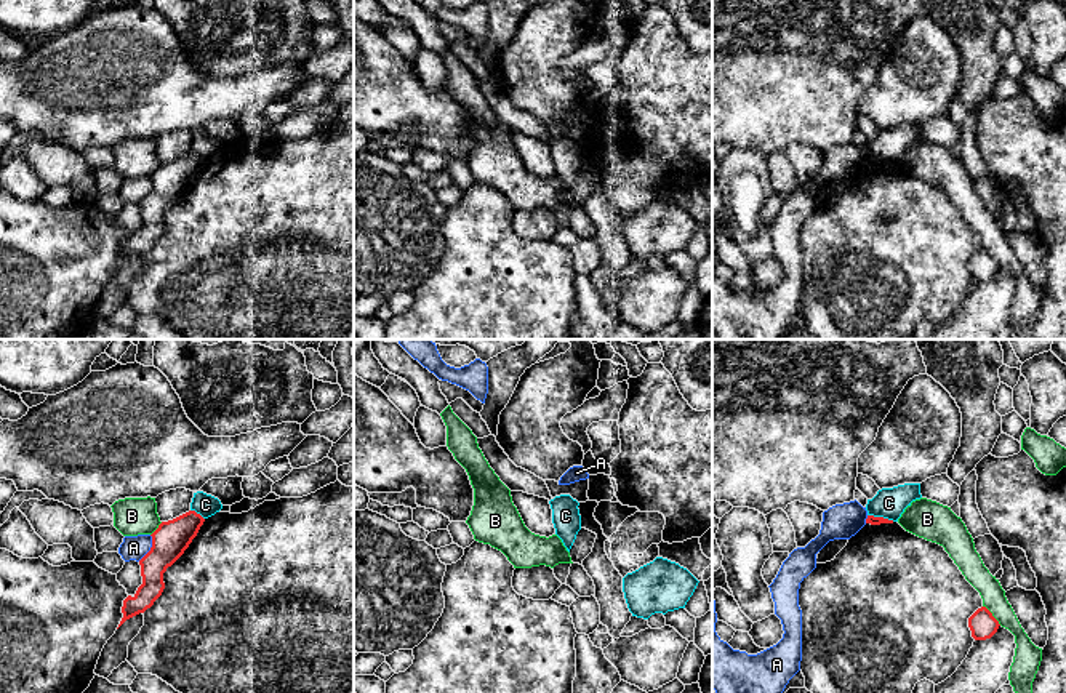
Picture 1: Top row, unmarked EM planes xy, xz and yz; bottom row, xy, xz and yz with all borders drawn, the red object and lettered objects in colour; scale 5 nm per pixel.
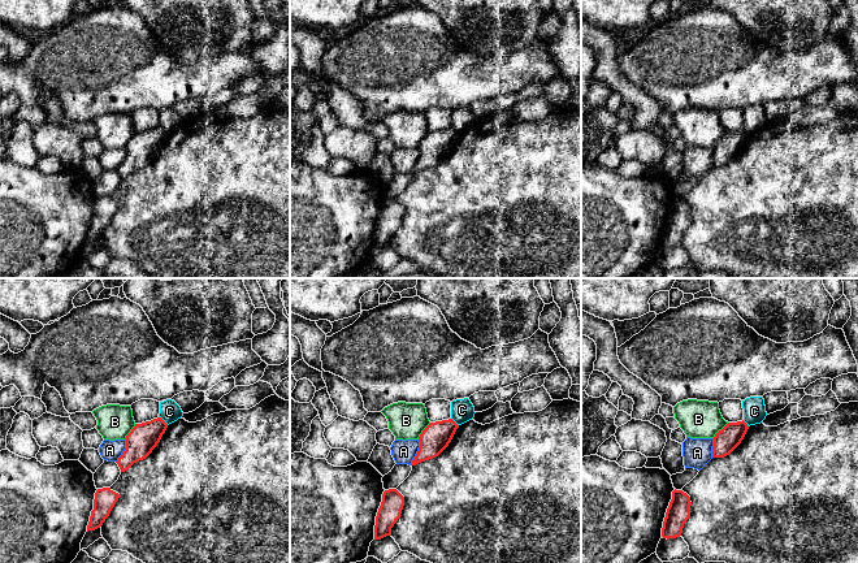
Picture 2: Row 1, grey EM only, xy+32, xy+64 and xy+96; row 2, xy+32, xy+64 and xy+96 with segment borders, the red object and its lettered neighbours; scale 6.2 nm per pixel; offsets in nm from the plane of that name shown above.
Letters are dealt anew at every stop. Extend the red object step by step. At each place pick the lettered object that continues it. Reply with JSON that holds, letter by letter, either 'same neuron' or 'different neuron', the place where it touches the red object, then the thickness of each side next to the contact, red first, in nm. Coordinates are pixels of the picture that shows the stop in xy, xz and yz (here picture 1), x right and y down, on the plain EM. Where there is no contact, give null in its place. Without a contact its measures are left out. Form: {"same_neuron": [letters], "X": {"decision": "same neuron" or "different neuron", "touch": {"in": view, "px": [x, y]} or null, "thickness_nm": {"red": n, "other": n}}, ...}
{"same_neuron": [], "A": {"decision": "different neuron", "touch": {"in": "xy", "px": [151, 189]}, "thickness_nm": {"red": 180, "other": 130}}, "B": {"decision": "different neuron", "touch": {"in": "yz", "px": [991, 256]}, "thickness_nm": {"red": 140, "other": 120}}, "C": {"decision": "different neuron", "touch": {"in": "yz", "px": [881, 159]}, "thickness_nm": {"red": 50, "other": 160}}}

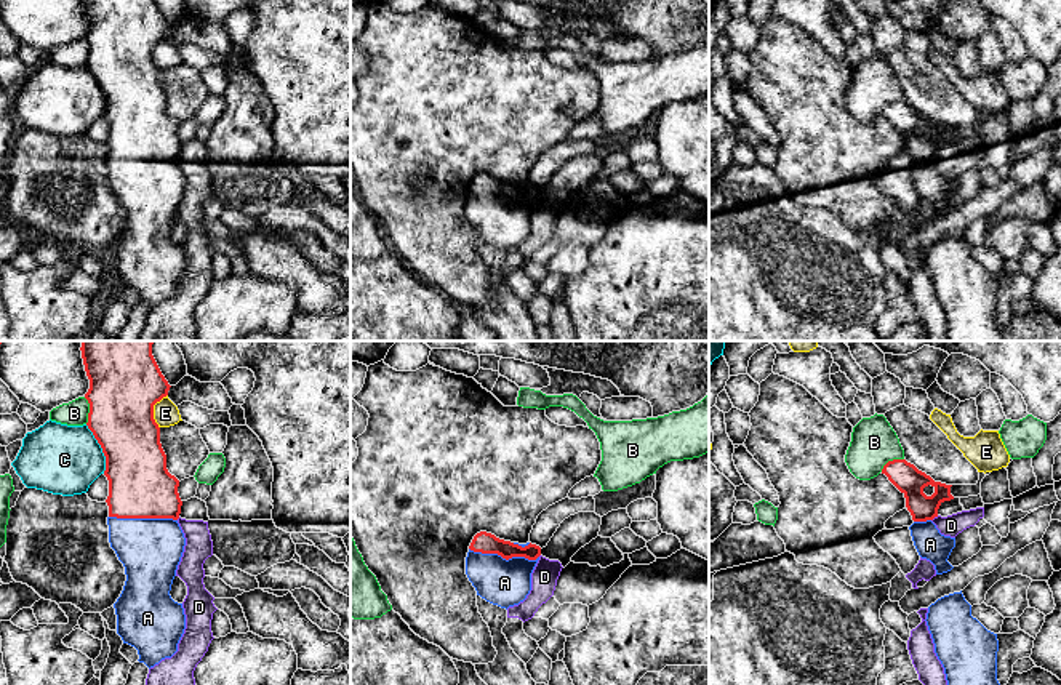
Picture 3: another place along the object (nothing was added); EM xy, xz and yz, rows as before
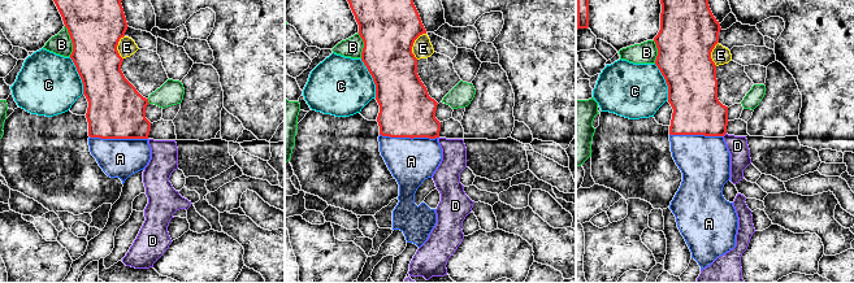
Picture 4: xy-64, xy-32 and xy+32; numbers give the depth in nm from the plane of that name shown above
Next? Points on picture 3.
{"same_neuron": ["A"], "A": {"decision": "same neuron", "touch": {"in": "xz", "px": [504, 199]}, "thickness_nm": {"red": 110, "other": 240}}, "B": {"decision": "different neuron", "touch": {"in": "xy", "px": [90, 52]}, "thickness_nm": {"red": 340, "other": 130}}, "C": {"decision": "different neuron", "touch": {"in": "xy", "px": [101, 88]}, "thickness_nm": {"red": 320, "other": 360}}, "D": {"decision": "different neuron", "touch": {"in": "yz", "px": [935, 157]}, "thickness_nm": {"red": 150, "other": 110}}, "E": {"decision": "different neuron", "touch": {"in": "xy", "px": [152, 52]}, "thickness_nm": {"red": 340, "other": 130}}}

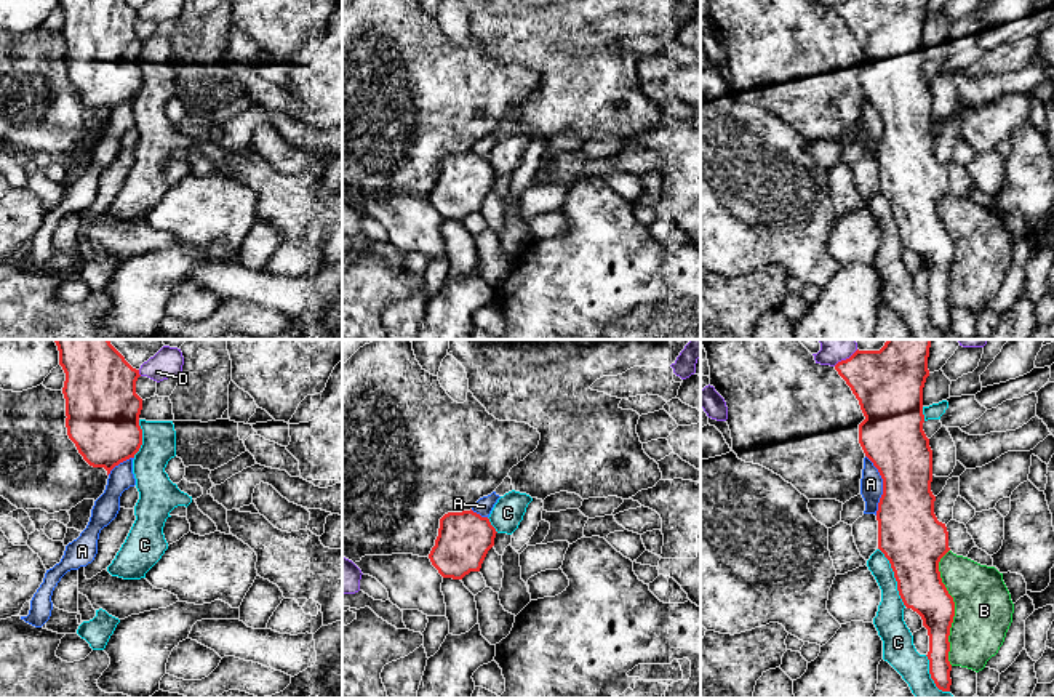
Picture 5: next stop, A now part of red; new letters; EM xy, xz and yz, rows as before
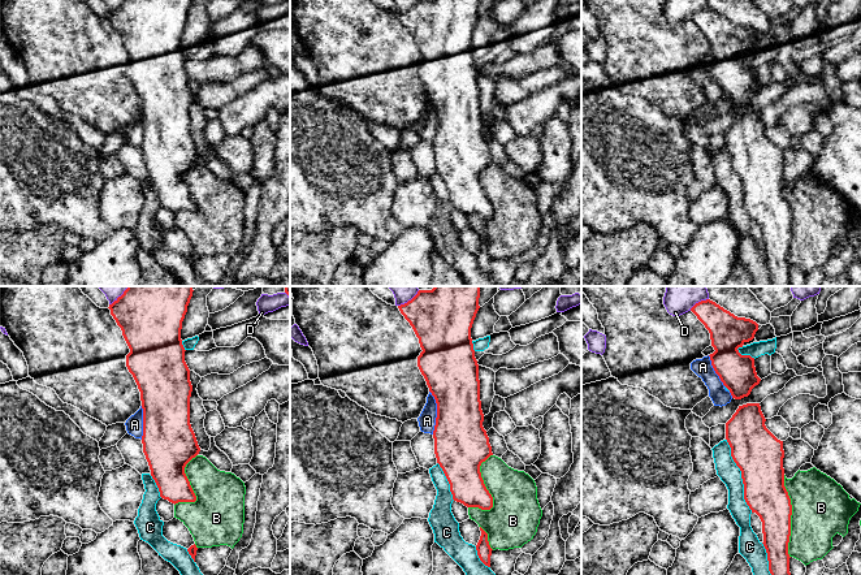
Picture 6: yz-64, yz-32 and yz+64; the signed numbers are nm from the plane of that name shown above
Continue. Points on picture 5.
{"same_neuron": [], "A": {"decision": "different neuron", "touch": {"in": "yz", "px": [883, 127]}, "thickness_nm": {"red": 320, "other": 110}}, "B": {"decision": "different neuron", "touch": {"in": "yz", "px": [954, 248]}, "thickness_nm": {"red": 220, "other": 280}}, "C": {"decision": "different neuron", "touch": {"in": "yz", "px": [894, 218]}, "thickness_nm": {"red": 320, "other": 150}}, "D": {"decision": "different neuron", "touch": {"in": "xy", "px": [138, 15]}, "thickness_nm": {"red": 380, "other": 110}}}

